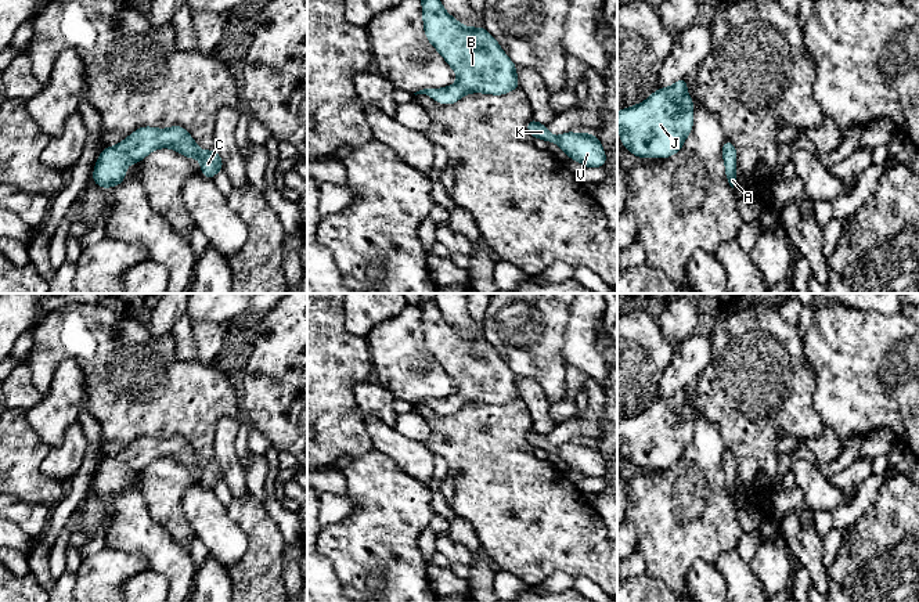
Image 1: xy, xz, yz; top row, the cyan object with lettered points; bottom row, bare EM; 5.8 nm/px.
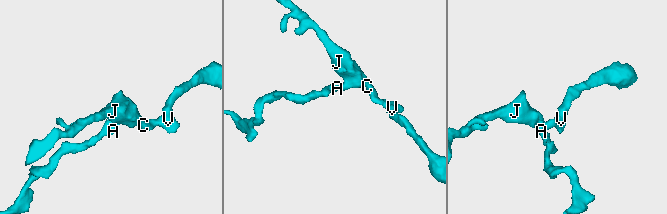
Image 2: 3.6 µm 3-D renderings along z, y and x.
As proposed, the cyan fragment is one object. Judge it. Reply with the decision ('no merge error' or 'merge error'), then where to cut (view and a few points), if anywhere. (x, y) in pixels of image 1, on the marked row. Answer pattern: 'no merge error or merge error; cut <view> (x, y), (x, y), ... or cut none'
no merge error; cut none

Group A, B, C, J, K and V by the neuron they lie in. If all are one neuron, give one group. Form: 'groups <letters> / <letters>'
groups A B C J K V

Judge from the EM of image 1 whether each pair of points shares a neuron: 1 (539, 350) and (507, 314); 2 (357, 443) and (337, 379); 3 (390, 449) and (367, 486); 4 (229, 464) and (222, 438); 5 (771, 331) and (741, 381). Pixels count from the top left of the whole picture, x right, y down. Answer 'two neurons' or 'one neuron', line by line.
1: one neuron
2: one neuron
3: two neurons
4: one neuron
5: one neuron

